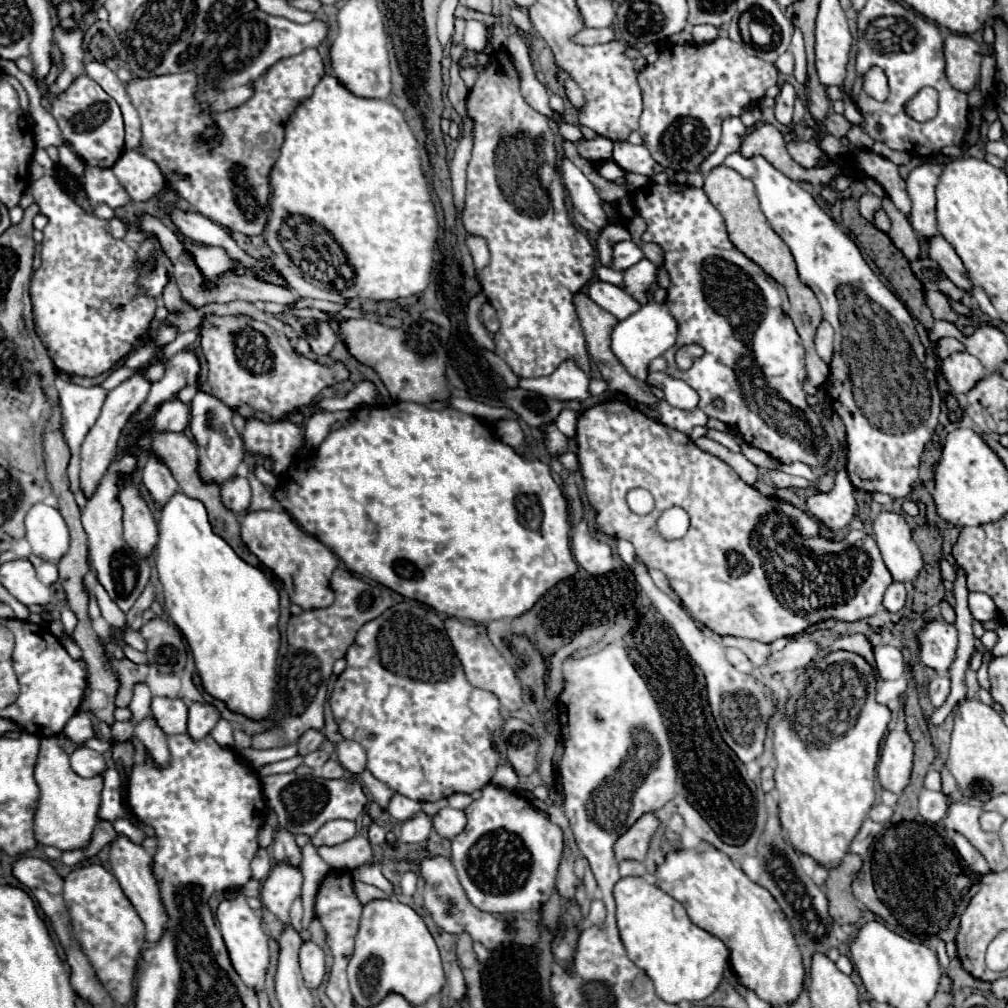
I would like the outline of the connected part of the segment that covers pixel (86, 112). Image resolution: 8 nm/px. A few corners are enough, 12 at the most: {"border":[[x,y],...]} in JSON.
{"border":[[87,75],[51,101],[85,165],[125,153],[123,113]]}

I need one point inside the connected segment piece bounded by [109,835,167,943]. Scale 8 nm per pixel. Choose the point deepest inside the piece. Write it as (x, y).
(130, 863)

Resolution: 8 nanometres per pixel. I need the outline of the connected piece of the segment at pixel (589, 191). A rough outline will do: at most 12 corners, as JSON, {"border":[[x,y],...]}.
{"border":[[561,157],[563,185],[575,223],[601,233],[607,211],[595,187],[567,157]]}

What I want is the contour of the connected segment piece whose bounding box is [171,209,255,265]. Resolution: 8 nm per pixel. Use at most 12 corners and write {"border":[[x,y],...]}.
{"border":[[173,209],[171,219],[187,239],[221,247],[233,261],[255,265],[219,223]]}

